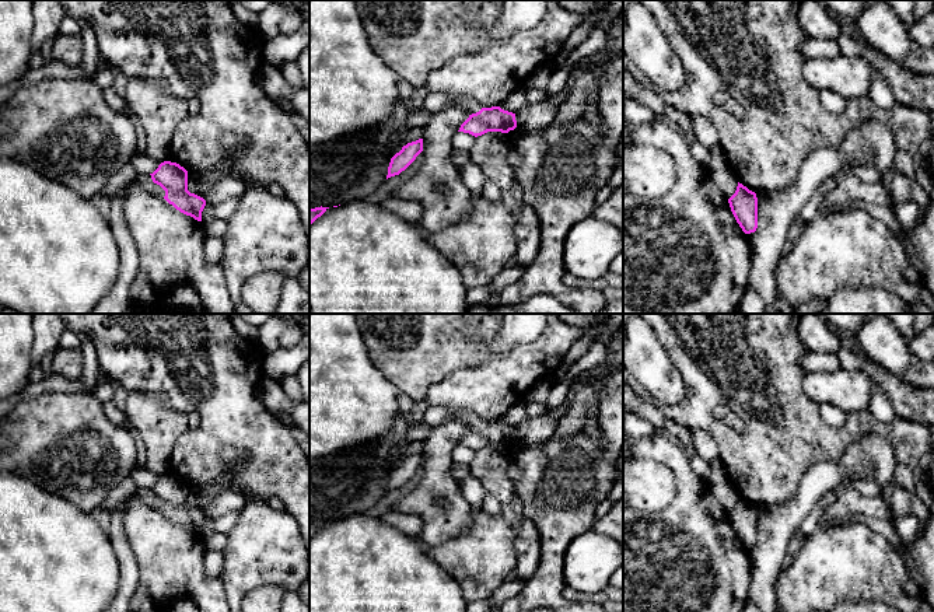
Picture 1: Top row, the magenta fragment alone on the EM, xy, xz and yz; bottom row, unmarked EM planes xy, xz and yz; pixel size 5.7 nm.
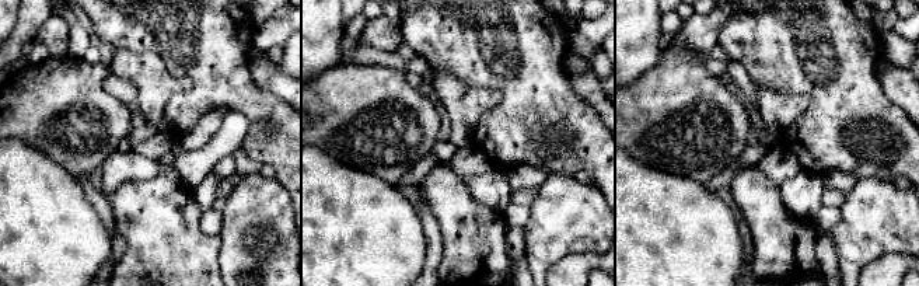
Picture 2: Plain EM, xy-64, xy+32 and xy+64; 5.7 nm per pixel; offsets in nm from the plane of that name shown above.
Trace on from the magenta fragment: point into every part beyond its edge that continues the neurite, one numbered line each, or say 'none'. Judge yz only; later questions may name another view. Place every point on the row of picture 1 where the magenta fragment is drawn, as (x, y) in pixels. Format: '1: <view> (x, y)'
none

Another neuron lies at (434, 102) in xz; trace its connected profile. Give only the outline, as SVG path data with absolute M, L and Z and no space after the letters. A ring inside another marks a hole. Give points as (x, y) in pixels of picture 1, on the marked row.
M428 92L423 102L423 108L431 113L437 113L448 105L459 105L469 115L479 112L483 106L468 97L448 97L442 92Z

